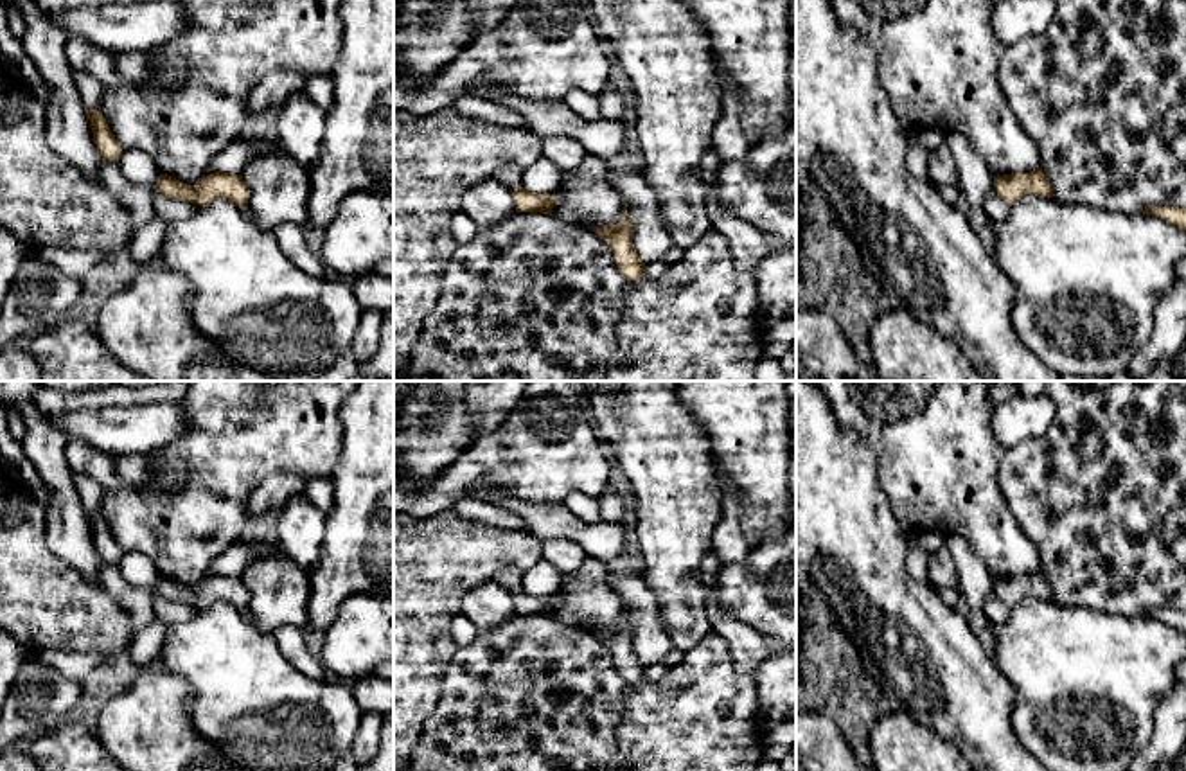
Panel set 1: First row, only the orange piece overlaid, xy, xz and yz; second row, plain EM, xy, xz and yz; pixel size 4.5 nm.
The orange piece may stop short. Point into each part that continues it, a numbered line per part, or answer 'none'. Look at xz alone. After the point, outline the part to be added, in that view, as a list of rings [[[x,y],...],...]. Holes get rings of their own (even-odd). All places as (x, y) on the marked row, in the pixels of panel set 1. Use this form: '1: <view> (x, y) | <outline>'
none

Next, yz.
none

